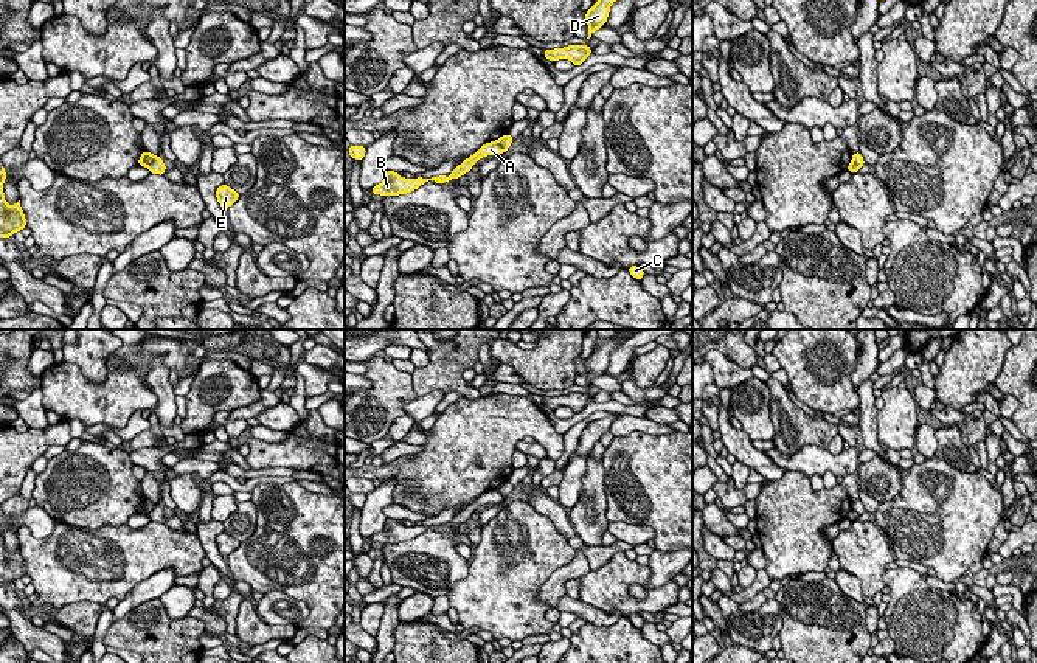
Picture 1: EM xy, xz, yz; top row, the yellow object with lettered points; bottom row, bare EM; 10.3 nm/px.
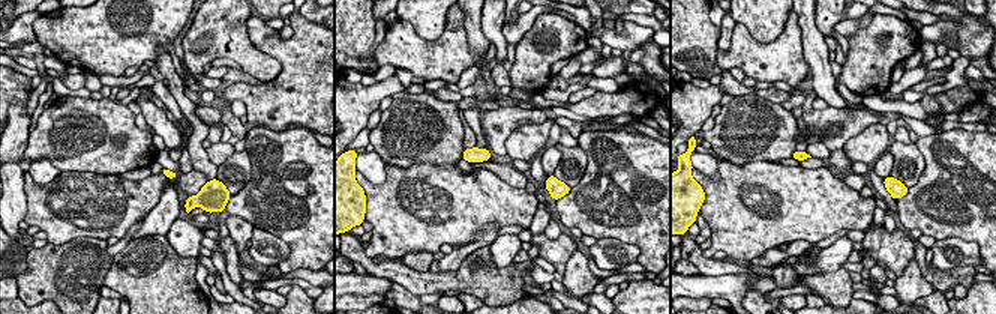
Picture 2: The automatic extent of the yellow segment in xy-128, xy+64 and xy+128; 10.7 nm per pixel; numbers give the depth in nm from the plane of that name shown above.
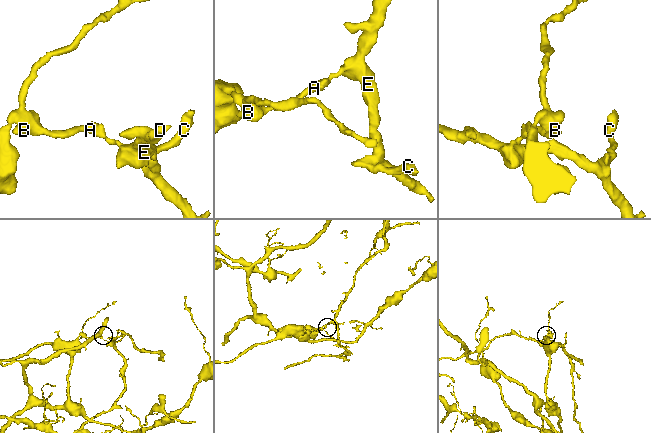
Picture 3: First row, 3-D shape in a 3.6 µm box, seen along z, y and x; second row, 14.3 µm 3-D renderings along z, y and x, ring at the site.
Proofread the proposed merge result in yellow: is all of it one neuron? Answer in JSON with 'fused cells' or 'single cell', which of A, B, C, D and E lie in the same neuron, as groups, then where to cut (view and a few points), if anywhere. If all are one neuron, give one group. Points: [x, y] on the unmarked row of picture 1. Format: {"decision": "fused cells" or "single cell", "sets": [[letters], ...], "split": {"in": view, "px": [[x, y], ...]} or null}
{"decision": "fused cells", "sets": [["A", "B"], ["C", "D", "E"]], "split": {"in": "xy", "px": [[156, 503], [146, 514]]}}

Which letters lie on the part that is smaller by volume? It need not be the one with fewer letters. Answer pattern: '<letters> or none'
C, D, E

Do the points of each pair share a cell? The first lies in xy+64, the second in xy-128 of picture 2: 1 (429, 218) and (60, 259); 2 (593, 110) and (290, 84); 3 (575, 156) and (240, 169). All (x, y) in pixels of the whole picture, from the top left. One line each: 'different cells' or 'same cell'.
1: different cells
2: same cell
3: same cell

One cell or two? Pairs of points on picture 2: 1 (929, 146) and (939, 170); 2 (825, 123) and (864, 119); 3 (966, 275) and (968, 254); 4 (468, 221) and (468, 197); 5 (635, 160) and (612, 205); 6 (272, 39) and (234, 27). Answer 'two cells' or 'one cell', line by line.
1: one cell
2: one cell
3: two cells
4: one cell
5: one cell
6: two cells

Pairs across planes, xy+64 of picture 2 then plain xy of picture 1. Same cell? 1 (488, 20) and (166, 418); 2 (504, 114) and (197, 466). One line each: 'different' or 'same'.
1: same
2: same

